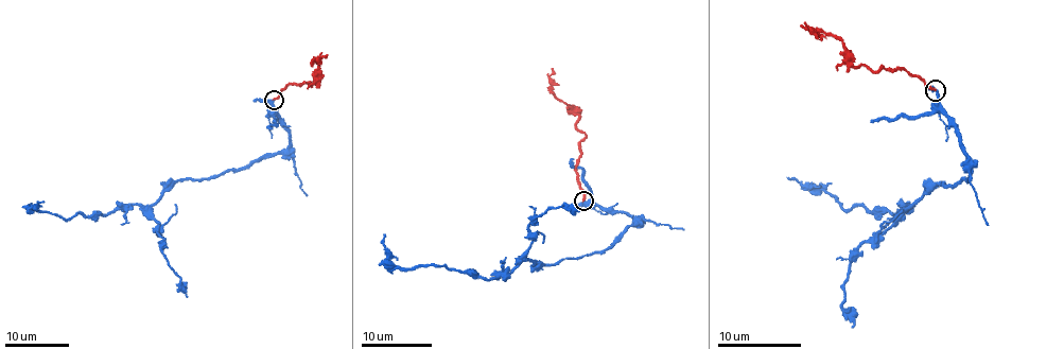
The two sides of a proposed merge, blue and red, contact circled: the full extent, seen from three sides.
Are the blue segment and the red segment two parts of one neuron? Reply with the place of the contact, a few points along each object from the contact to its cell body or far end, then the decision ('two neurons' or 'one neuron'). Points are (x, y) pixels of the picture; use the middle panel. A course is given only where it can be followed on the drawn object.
(583, 201) | blue via (583, 201), (633, 219), (603, 251), (535, 265), (521, 260), (495, 277), (400, 268), (383, 233) | red via (583, 201), (577, 167), (579, 143), (585, 135), (576, 127), (577, 117), (551, 90), (553, 68) | one neuron

